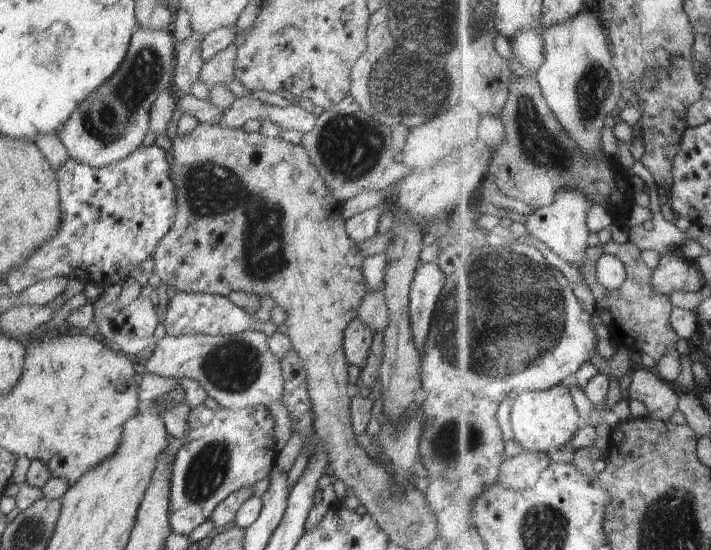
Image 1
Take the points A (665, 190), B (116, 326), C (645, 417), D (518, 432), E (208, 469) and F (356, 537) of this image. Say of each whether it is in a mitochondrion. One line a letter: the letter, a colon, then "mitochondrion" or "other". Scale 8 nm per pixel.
A: other
B: other
C: other
D: other
E: mitochondrion
F: other

